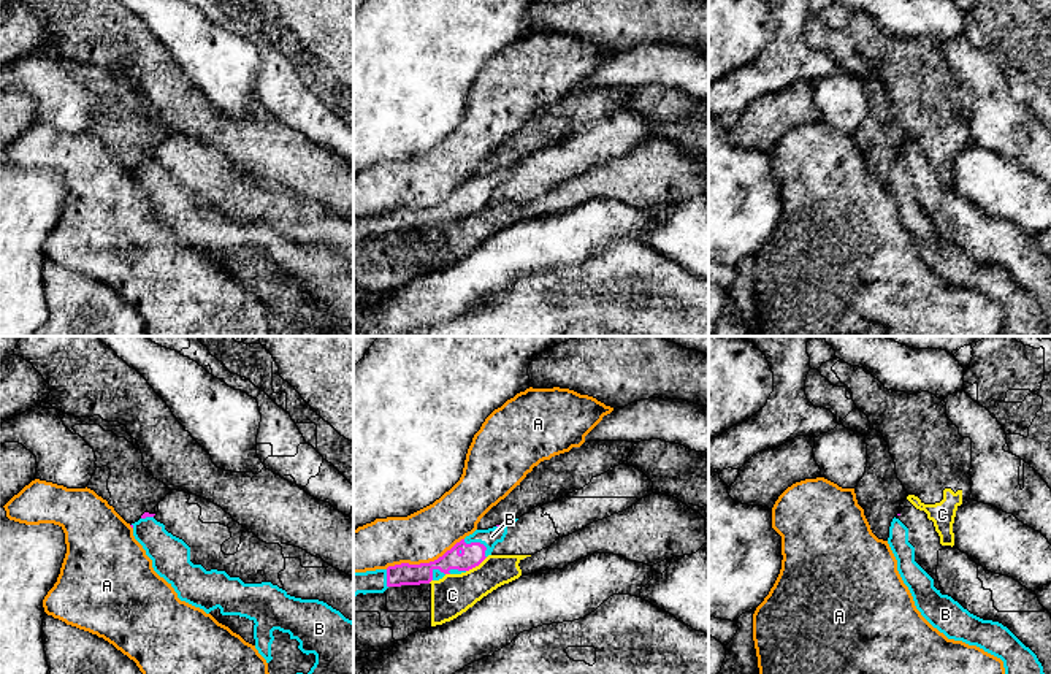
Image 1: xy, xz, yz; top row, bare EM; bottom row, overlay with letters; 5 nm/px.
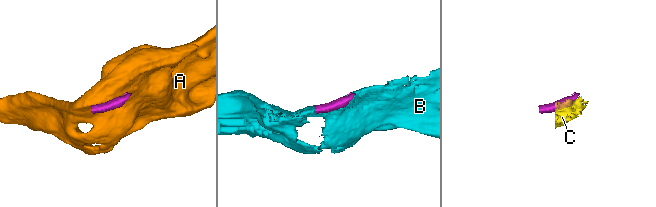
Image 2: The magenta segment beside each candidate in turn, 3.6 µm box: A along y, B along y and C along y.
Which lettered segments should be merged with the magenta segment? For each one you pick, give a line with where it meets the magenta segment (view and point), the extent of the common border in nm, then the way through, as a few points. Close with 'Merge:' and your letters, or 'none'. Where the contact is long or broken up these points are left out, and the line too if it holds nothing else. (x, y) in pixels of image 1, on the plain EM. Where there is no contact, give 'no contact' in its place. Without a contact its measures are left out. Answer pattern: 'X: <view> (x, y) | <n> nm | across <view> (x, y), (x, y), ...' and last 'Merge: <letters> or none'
B: xz (479, 187) | 150 nm
Merge: B

